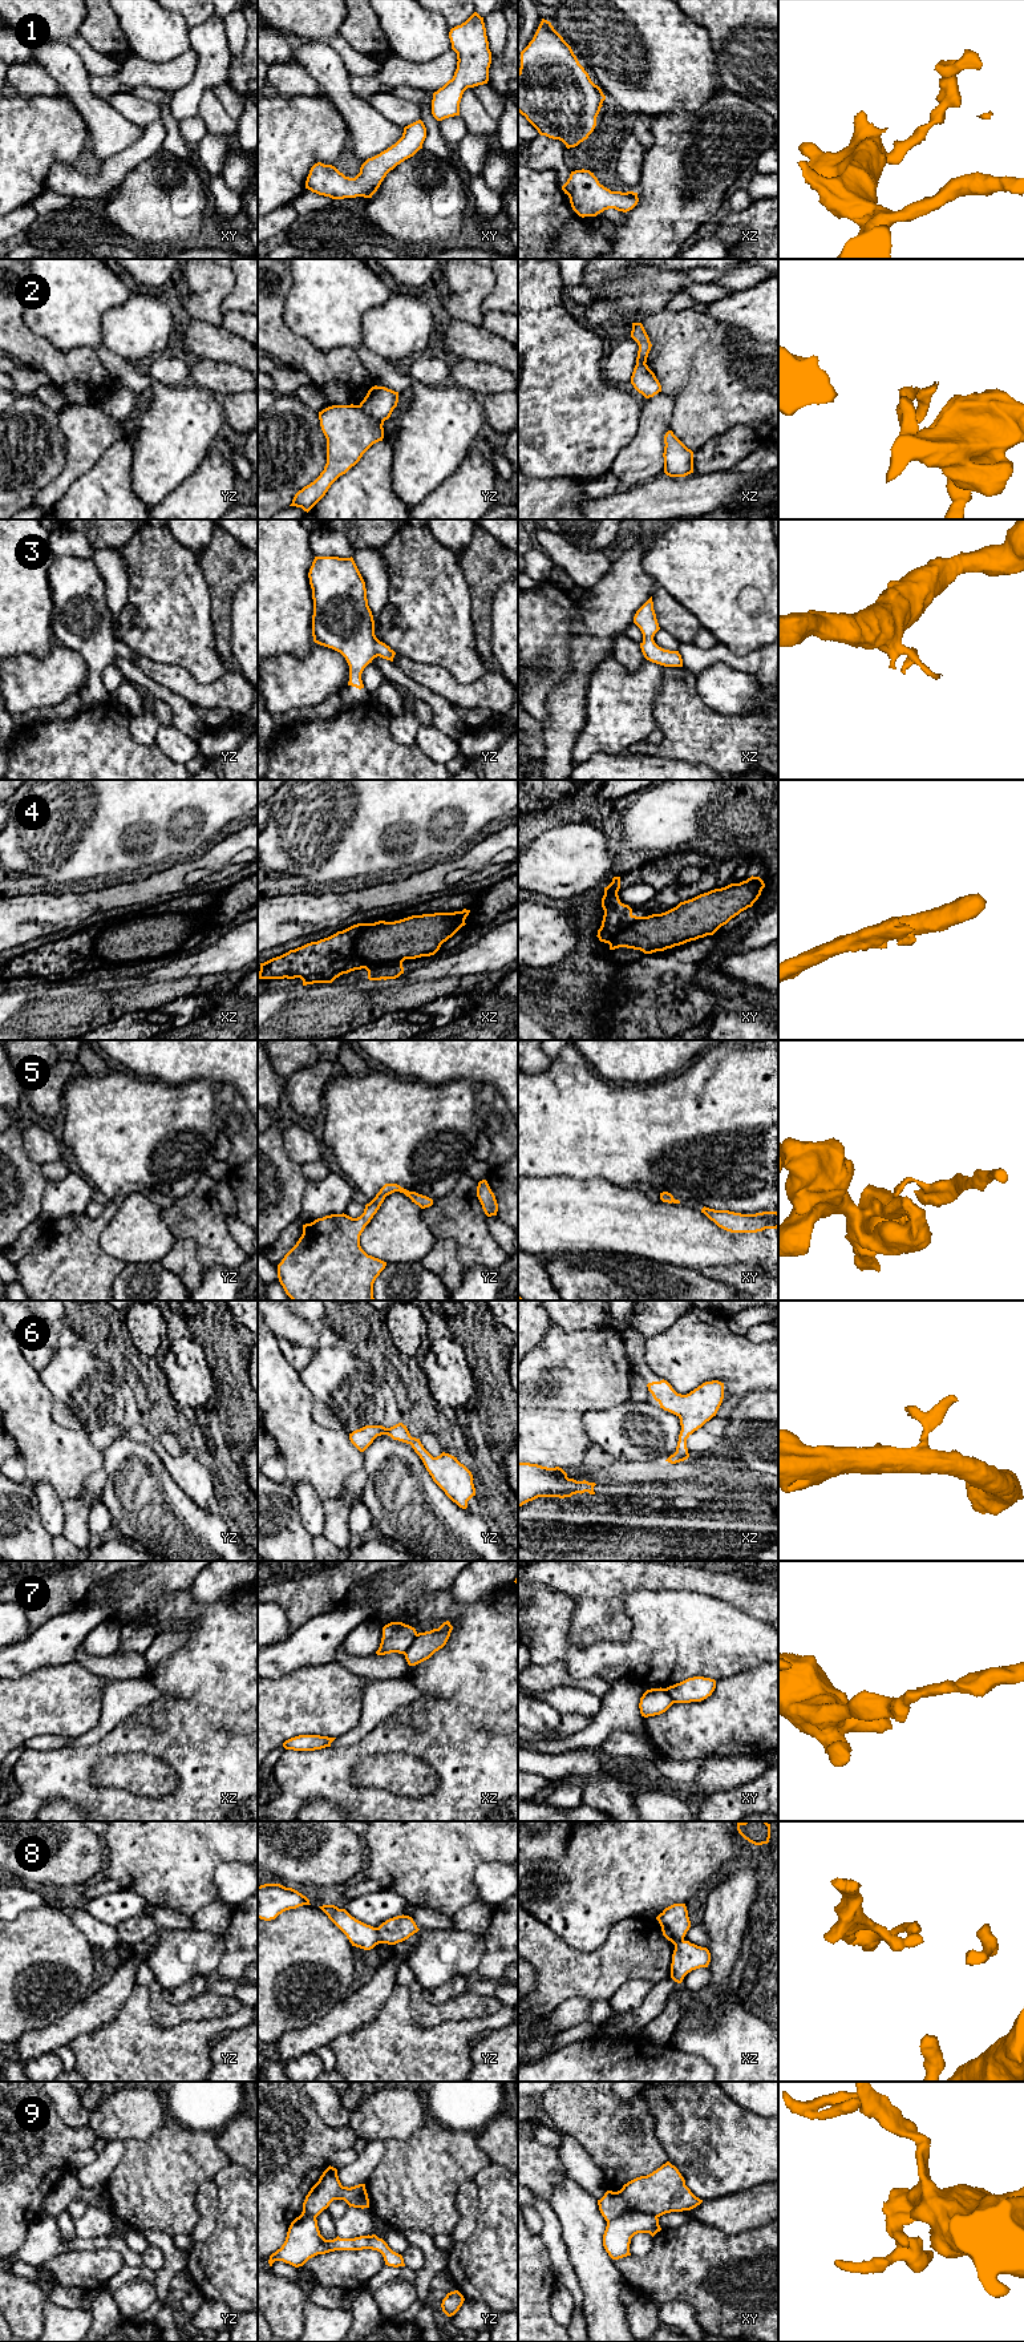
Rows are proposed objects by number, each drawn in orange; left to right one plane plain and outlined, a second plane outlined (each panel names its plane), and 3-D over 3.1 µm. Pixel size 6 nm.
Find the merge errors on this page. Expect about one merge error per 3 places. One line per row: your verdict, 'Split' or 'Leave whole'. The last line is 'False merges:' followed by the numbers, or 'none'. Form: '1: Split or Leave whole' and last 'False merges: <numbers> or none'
1: Leave whole
2: Split
3: Leave whole
4: Leave whole
5: Leave whole
6: Leave whole
7: Split
8: Split
9: Split
False merges: 2, 7, 8, 9

